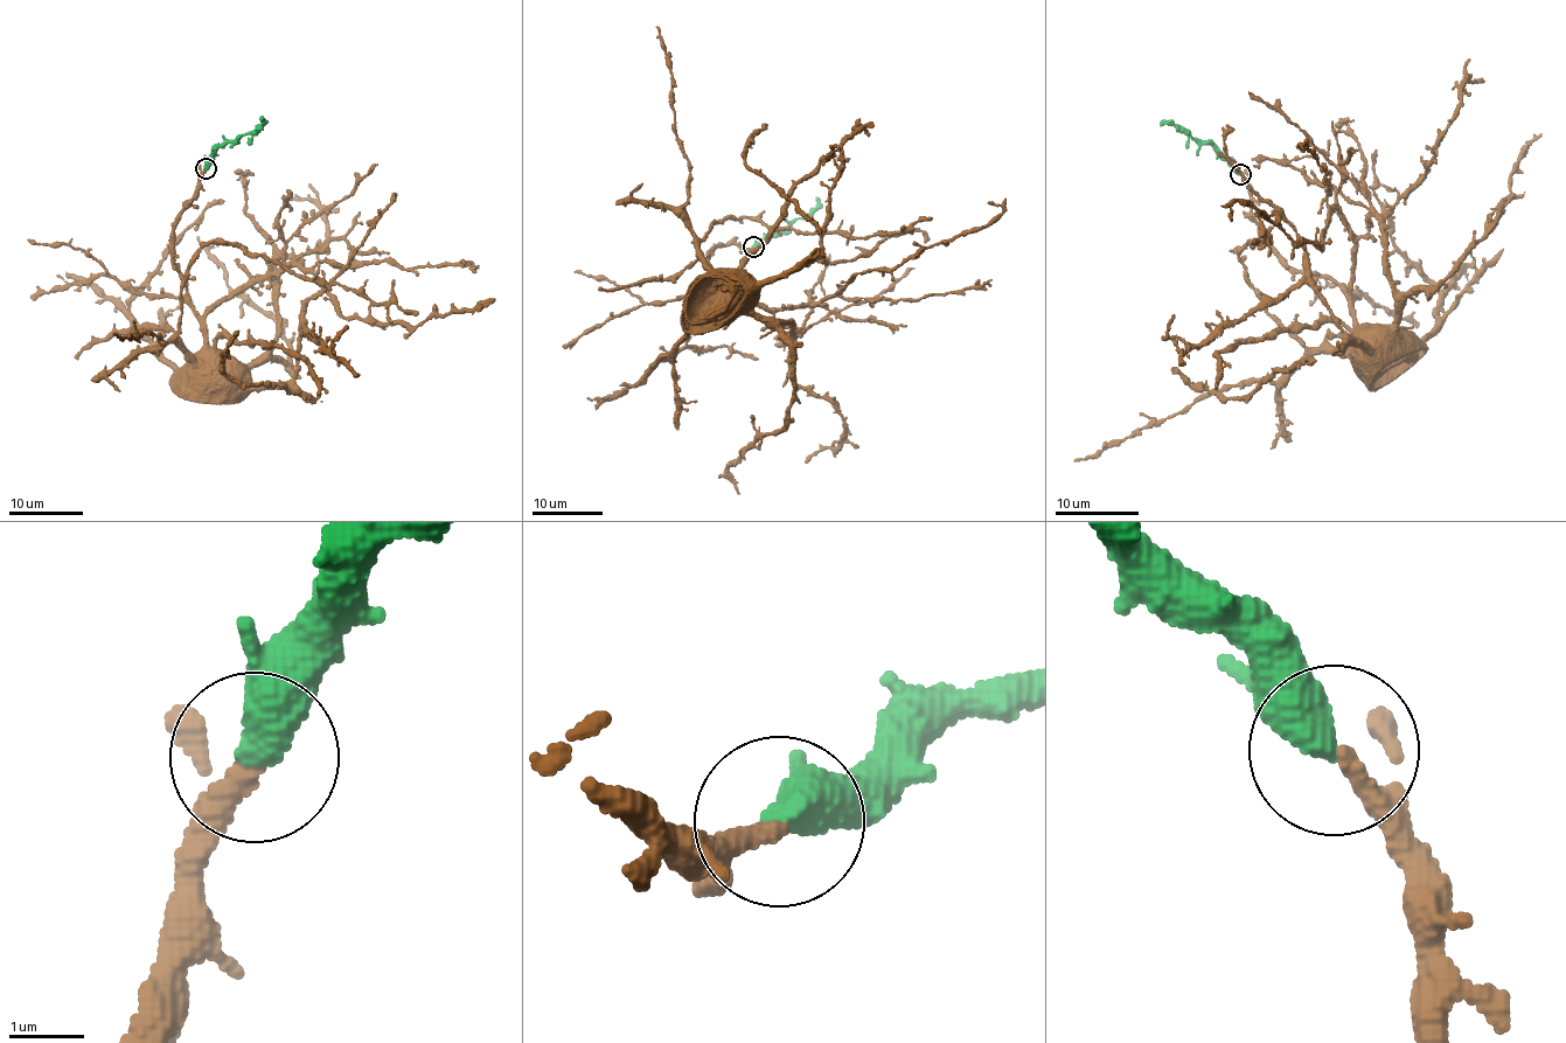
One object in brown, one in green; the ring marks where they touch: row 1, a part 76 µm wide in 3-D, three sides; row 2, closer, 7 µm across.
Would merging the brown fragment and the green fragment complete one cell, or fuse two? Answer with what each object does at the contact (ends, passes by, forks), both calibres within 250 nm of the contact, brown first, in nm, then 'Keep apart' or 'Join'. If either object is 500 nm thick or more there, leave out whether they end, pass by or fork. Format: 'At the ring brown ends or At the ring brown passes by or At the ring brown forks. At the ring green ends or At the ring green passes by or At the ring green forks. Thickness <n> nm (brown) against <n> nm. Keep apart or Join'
Thickness 200 nm (brown) against 550 nm. Join

